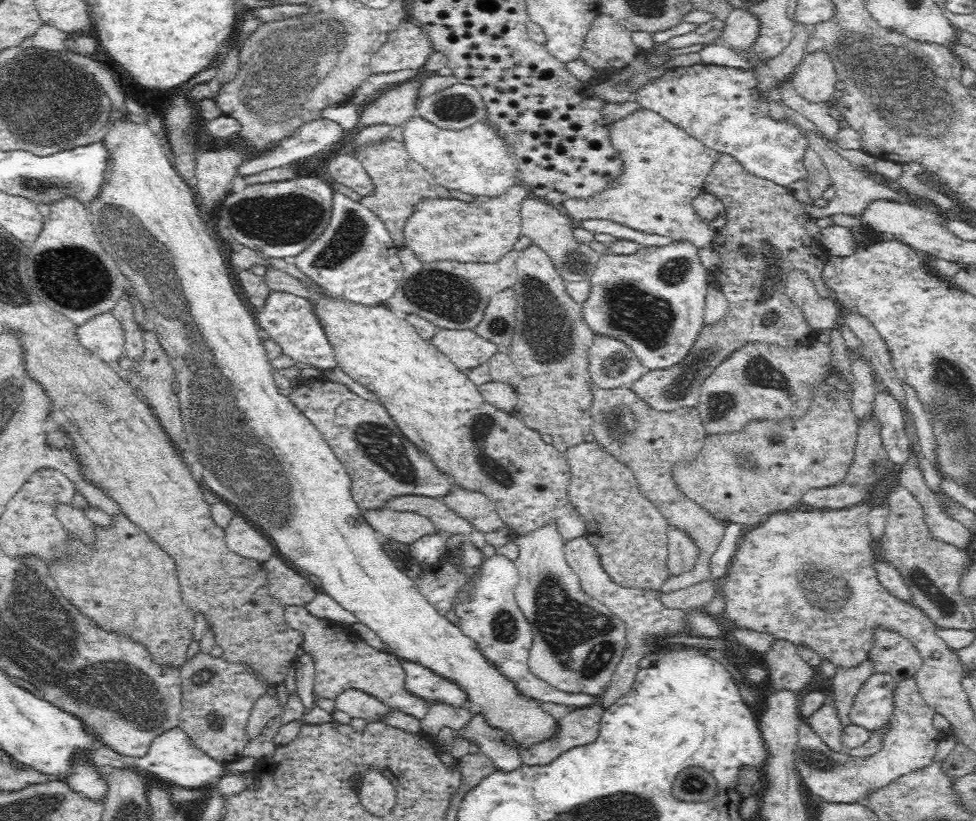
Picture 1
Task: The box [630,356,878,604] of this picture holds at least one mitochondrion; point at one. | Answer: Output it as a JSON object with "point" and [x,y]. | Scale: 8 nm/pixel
{"point":[764,374]}

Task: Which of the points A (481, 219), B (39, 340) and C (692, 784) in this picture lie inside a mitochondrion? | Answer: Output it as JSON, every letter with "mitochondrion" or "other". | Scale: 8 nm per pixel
{"A":"other","B":"other","C":"mitochondrion"}

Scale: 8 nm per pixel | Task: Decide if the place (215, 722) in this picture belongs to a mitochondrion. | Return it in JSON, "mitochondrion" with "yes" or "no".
{"mitochondrion":"no"}

